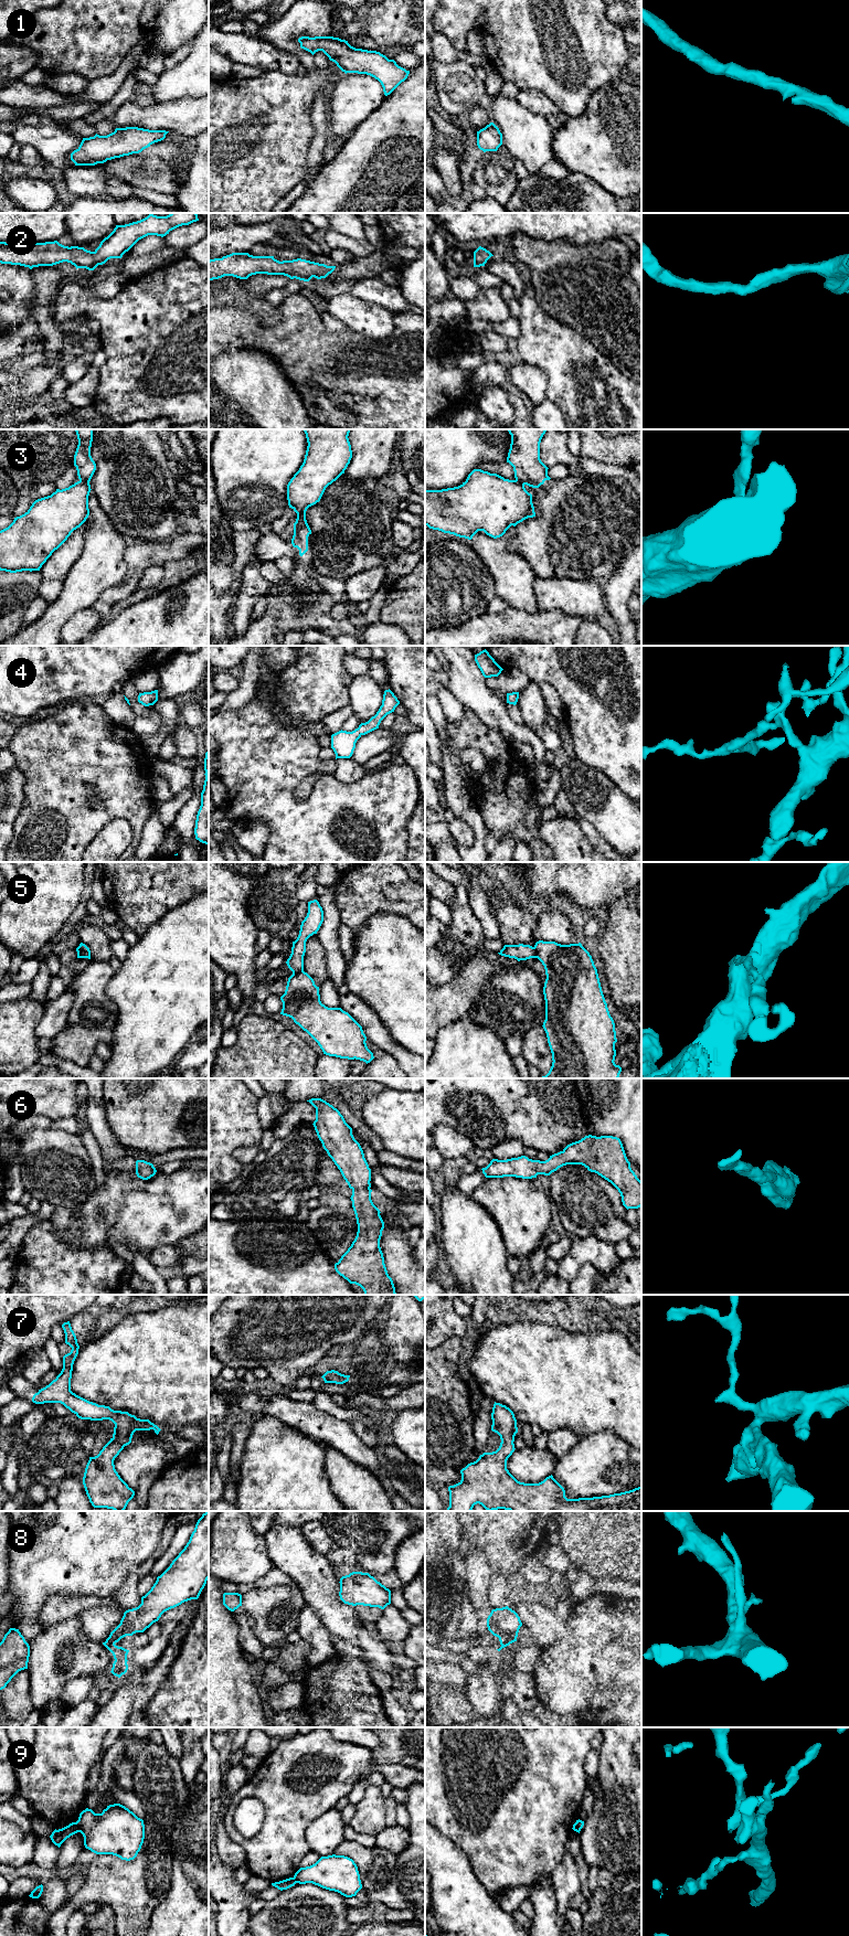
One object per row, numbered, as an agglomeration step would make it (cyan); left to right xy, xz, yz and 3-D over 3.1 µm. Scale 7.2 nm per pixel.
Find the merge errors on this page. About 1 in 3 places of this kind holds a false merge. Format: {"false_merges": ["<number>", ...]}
{"false_merges": ["3", "5", "9"]}

